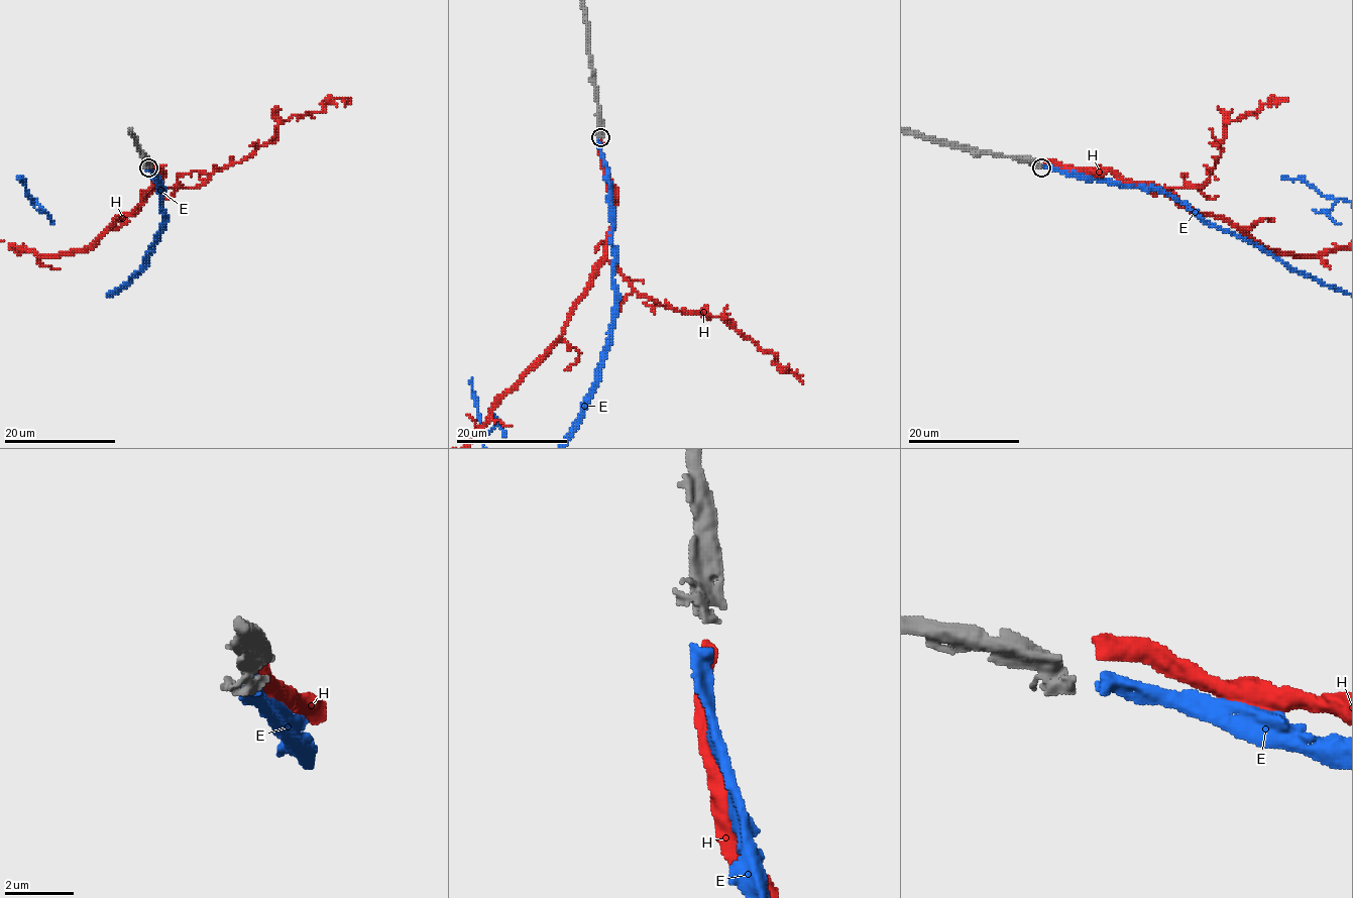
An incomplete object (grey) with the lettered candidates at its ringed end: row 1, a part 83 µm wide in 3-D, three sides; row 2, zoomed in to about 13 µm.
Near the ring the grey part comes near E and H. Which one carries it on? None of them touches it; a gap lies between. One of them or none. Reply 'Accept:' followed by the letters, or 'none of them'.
Accept: E

